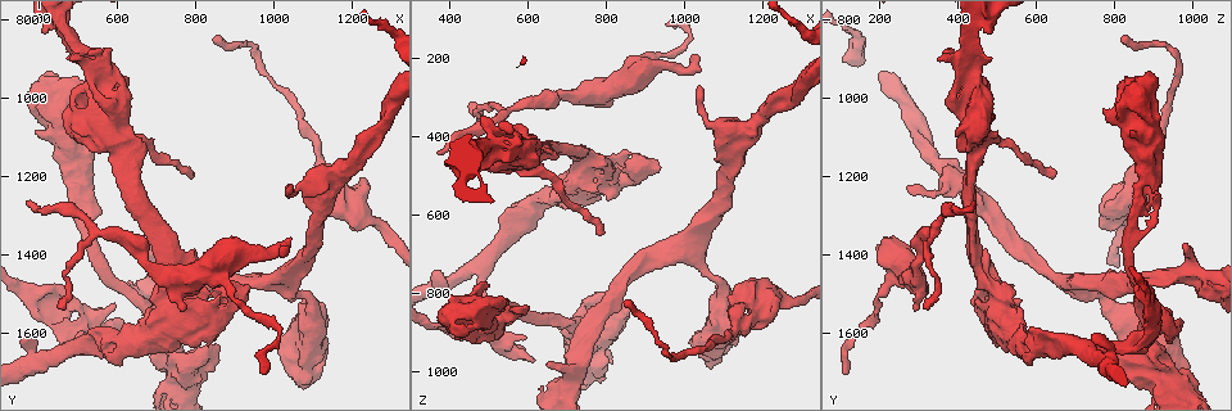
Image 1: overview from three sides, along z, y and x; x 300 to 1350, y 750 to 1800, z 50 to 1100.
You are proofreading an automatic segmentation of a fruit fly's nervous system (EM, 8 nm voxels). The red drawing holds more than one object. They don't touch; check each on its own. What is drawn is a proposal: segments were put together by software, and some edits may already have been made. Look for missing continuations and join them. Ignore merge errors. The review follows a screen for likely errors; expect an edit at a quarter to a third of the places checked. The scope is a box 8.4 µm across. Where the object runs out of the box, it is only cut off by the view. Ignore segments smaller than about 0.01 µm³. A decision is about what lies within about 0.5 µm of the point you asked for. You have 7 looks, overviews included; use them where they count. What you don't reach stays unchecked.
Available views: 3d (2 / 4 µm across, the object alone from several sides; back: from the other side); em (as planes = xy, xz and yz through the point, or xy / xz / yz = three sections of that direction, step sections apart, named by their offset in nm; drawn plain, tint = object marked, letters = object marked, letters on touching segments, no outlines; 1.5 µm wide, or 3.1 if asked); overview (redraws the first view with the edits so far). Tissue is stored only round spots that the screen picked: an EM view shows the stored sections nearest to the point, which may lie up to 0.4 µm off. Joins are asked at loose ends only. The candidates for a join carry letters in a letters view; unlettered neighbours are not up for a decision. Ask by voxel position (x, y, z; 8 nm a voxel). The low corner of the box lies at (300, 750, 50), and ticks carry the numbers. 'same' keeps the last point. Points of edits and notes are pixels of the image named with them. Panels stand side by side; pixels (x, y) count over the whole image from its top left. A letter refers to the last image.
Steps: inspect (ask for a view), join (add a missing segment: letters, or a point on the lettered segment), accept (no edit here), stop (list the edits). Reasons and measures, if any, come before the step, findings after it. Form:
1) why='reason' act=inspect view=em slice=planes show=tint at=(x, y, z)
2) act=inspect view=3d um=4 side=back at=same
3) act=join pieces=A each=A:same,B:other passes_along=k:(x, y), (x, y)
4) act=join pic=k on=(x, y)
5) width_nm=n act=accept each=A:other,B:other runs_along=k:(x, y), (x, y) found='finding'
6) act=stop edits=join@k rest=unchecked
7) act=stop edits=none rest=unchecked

why='an open end' act=inspect view=em slice=planes show=plain at=(1030, 1385, 195)

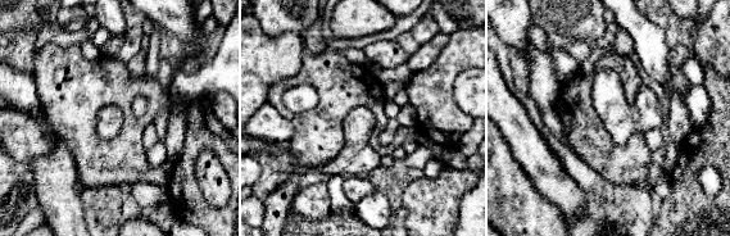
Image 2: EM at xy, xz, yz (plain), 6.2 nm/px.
why='what lies round it' act=inspect view=em slice=planes show=letters at=same

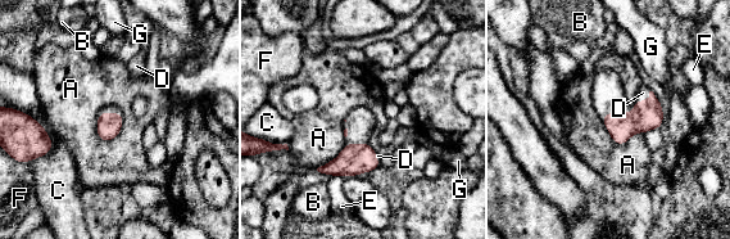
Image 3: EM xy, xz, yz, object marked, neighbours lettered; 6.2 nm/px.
act=join pieces=D each=A:other,B:other,C:other,D:same,E:other,F:other,G:other passes_along=3:(647, 115), (645, 100), (643, 93) found='it goes on there'

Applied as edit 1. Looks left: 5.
why='free end' act=inspect view=3d um=4 at=(485, 905, 350)

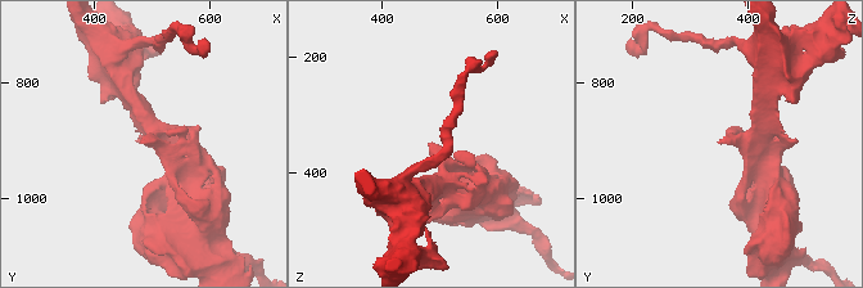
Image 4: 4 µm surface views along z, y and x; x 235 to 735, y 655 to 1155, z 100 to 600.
why='shape alone is not enough' act=inspect view=em slice=planes show=plain at=(480, 900, 350)

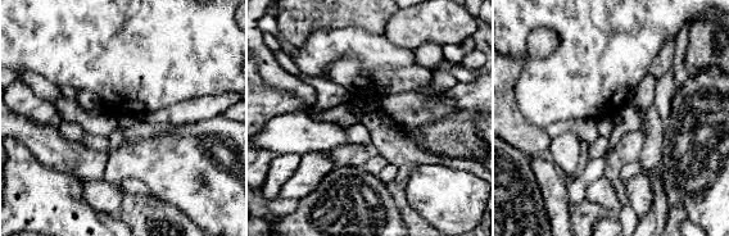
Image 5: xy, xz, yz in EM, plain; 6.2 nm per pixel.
act=inspect view=em slice=planes show=letters at=same

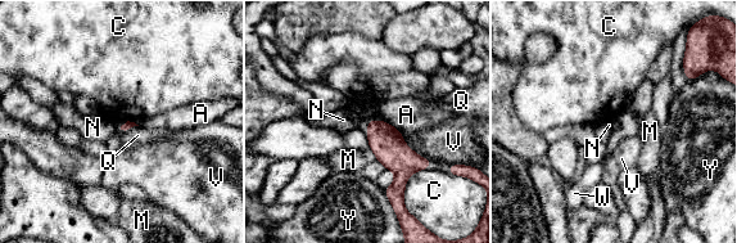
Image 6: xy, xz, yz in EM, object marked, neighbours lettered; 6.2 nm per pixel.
act=accept each=A:other,C:other,M:other,N:other,Q:other,V:other,W:other,Y:other border=6:(432, 161), (407, 179), (403, 205) found='none of them fits'

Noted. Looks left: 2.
why='an open end' act=inspect view=em slice=planes show=letters at=(845, 850, 825)

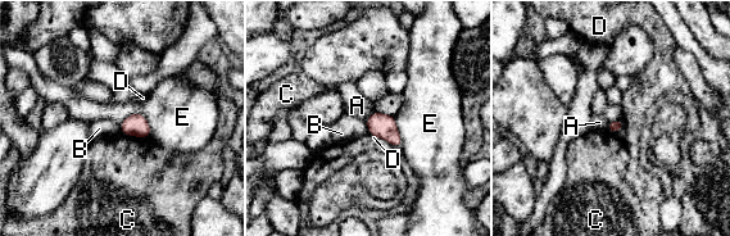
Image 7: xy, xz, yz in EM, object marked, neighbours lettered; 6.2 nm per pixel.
act=accept each=A:other,B:other,C:other,D:other,E:other border=7:(364, 121), (368, 132) found='no lettered segment goes on from it'

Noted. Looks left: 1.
act=stop edits=join@3 rest=unchecked

